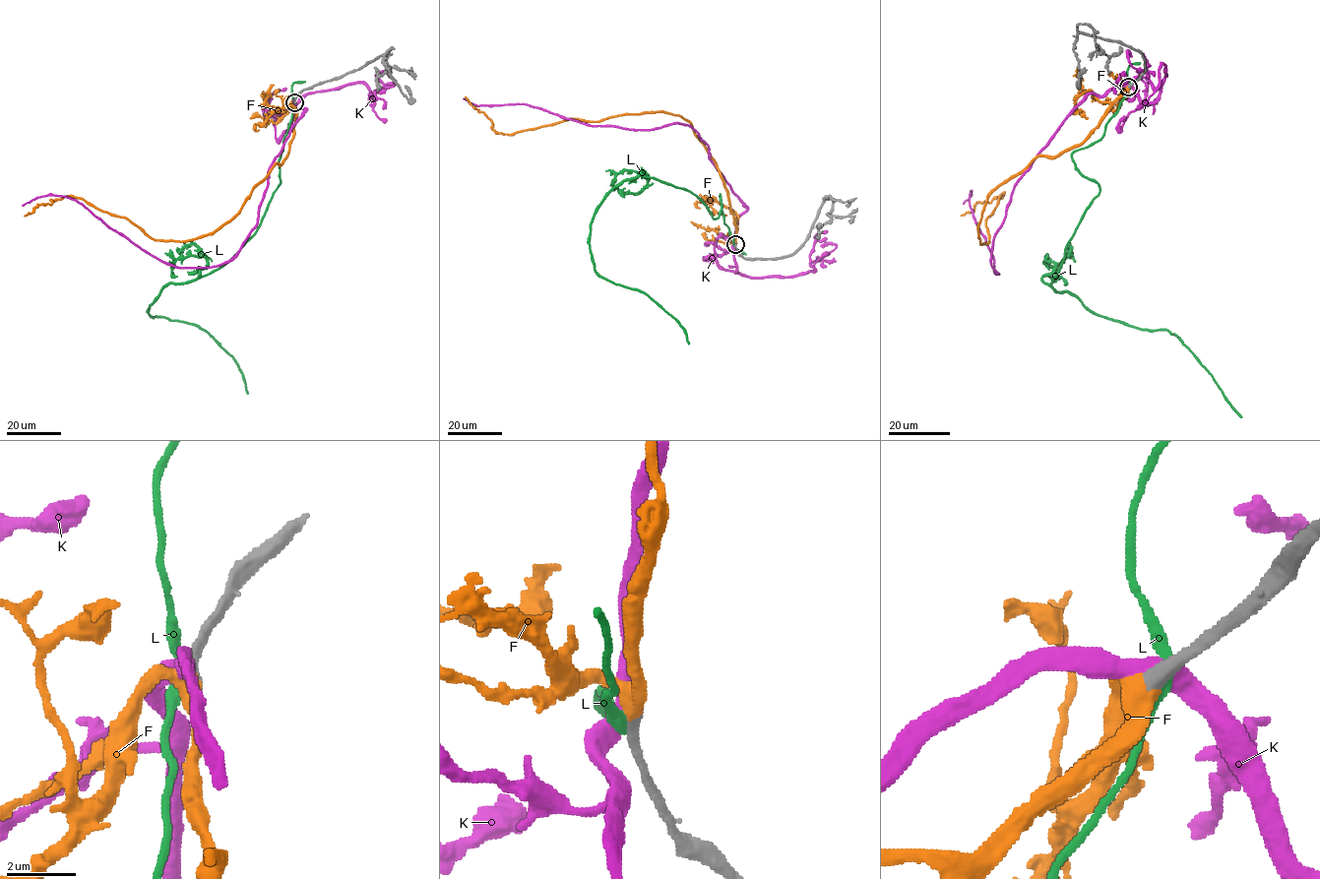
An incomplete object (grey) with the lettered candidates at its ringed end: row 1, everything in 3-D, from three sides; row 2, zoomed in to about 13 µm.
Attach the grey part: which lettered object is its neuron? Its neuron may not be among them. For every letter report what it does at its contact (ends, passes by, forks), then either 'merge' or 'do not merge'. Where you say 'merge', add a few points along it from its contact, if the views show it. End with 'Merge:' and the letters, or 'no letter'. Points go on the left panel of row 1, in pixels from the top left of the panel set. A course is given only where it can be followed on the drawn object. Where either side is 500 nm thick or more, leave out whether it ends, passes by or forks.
F: it passes by; merge; course (294, 102), (289, 152), (213, 232), (154, 239), (127, 219), (70, 196), (24, 216)
K: do not merge
L: do not merge
Merge: F

